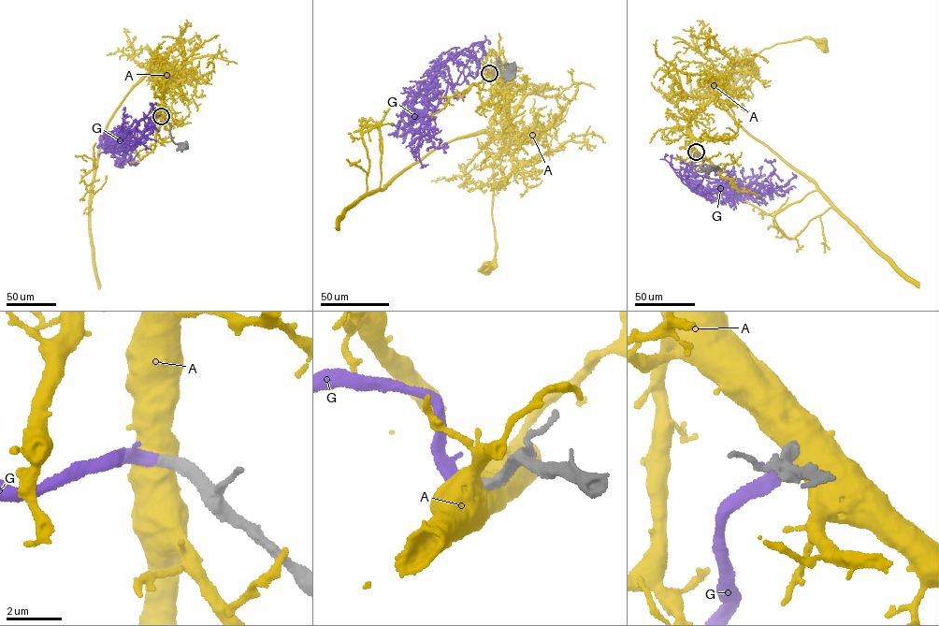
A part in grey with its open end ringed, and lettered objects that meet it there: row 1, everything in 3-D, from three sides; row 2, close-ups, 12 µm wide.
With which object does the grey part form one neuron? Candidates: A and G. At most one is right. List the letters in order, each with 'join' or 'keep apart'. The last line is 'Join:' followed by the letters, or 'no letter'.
A: keep apart
G: join
Join: G

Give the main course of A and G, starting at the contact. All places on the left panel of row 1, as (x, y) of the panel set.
A: (161, 116), (167, 77), (163, 65), (153, 61), (153, 53), (161, 65), (157, 74)
G: (161, 116), (141, 120), (125, 137), (122, 162), (130, 157)

